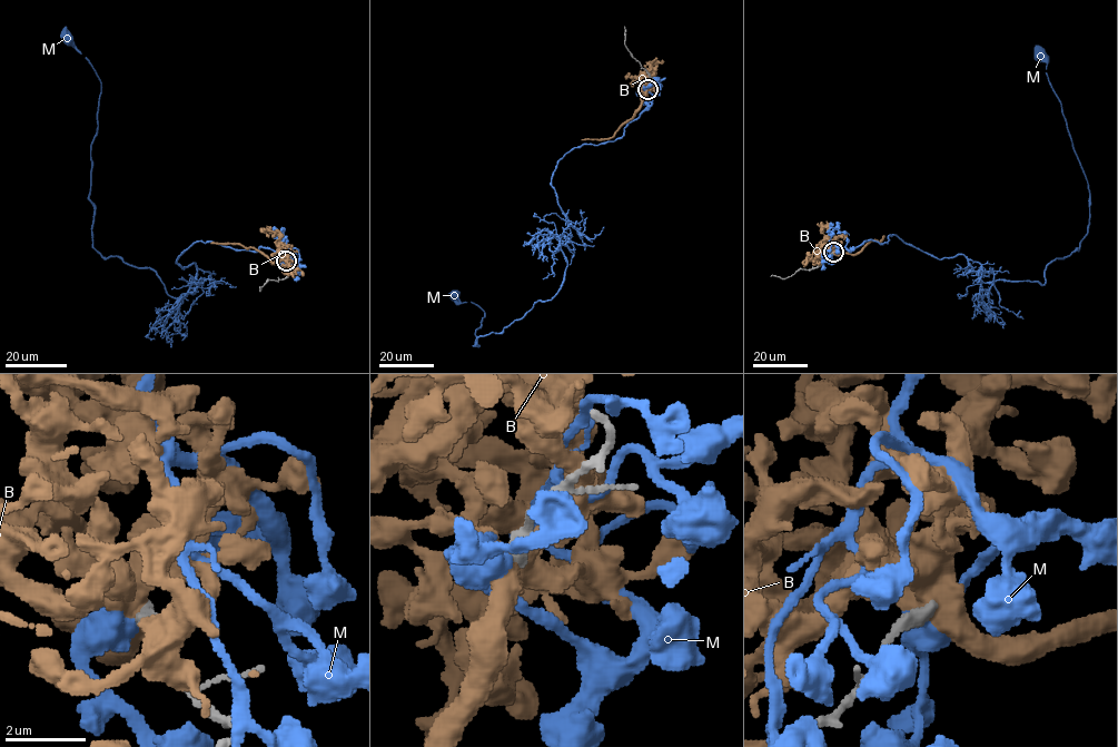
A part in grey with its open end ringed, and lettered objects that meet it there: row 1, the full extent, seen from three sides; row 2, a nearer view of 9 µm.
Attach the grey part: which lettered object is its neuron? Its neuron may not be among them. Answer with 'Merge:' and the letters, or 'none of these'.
Merge: none of these

